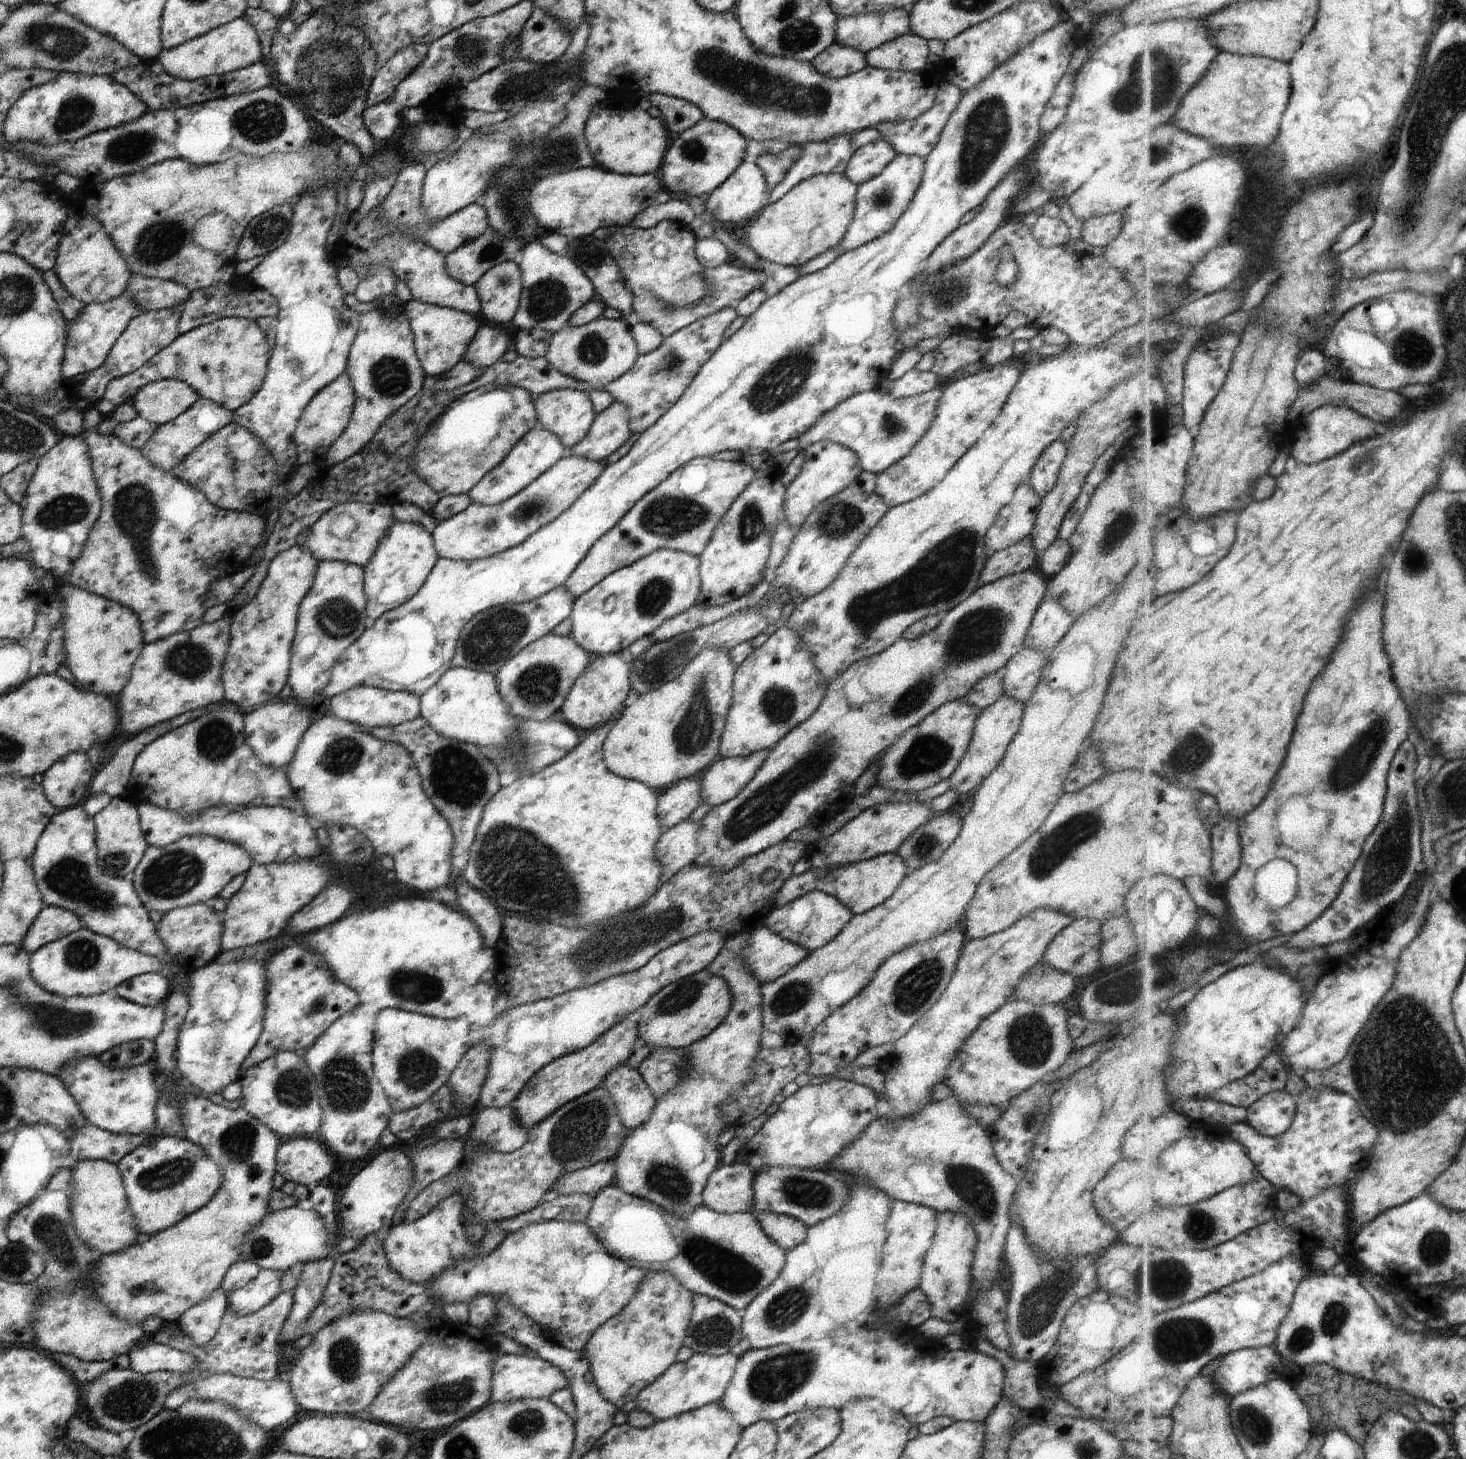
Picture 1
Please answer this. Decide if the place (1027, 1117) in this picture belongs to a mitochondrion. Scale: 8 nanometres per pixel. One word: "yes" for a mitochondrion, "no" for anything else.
yes

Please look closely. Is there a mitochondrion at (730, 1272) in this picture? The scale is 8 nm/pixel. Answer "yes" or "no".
yes

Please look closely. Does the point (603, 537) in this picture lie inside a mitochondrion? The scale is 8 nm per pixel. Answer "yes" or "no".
no

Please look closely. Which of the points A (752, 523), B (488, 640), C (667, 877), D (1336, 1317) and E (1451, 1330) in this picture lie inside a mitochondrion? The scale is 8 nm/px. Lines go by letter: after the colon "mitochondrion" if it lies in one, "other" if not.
A: mitochondrion
B: mitochondrion
C: other
D: mitochondrion
E: other

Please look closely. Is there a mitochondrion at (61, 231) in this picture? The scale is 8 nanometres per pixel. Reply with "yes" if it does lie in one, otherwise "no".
no

